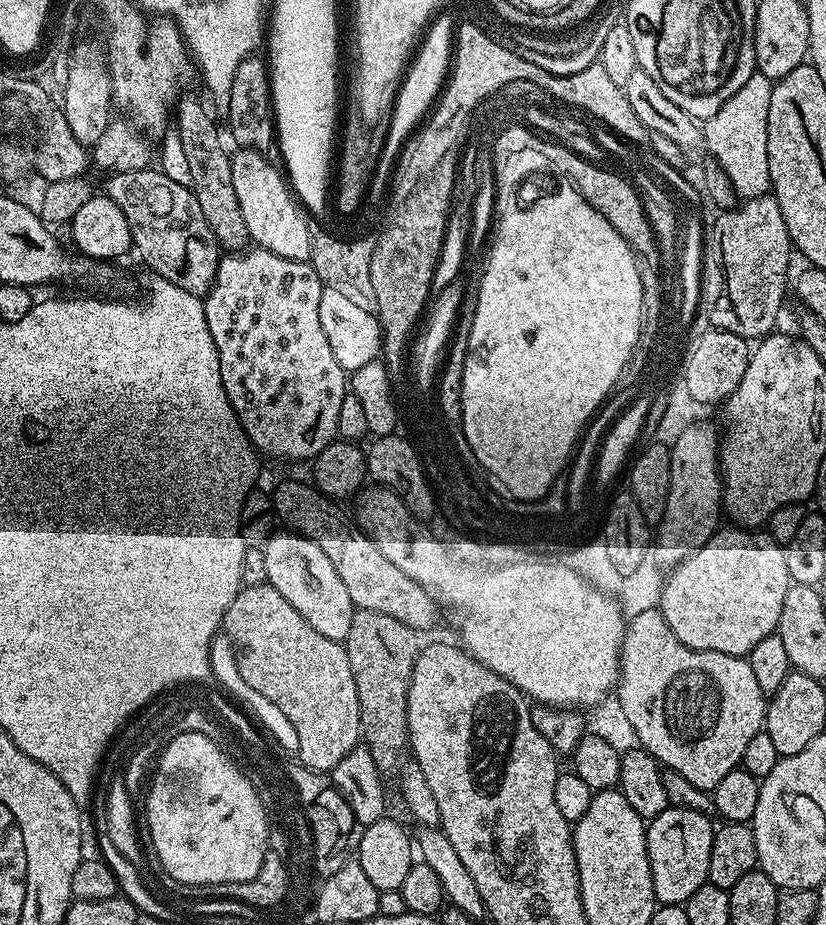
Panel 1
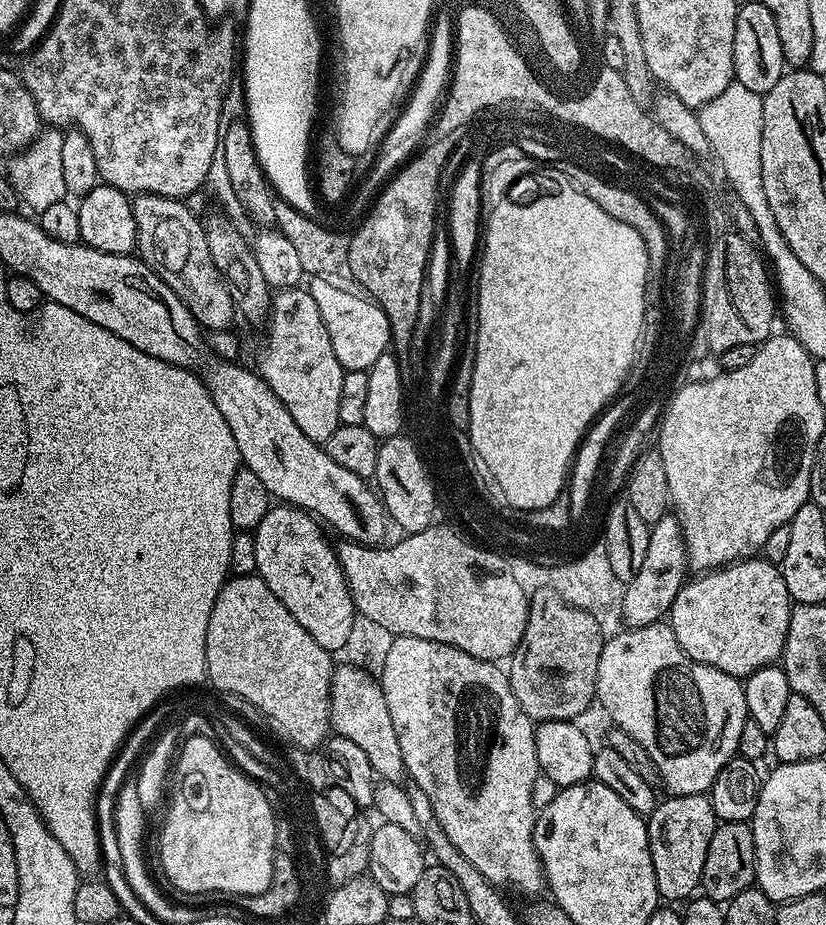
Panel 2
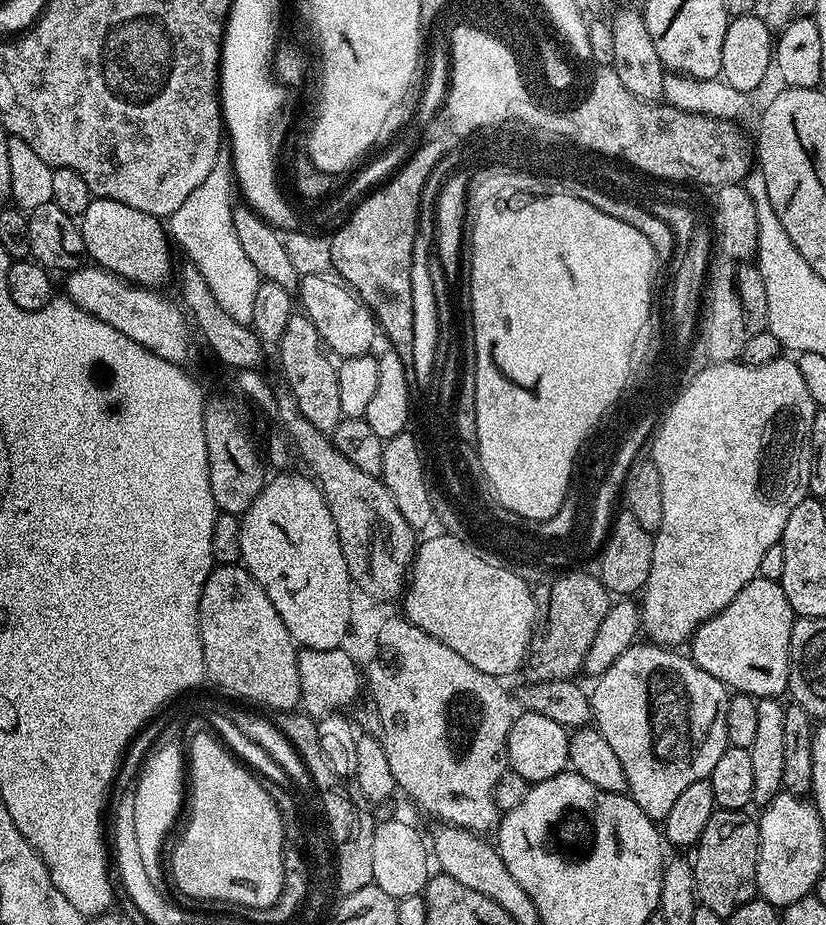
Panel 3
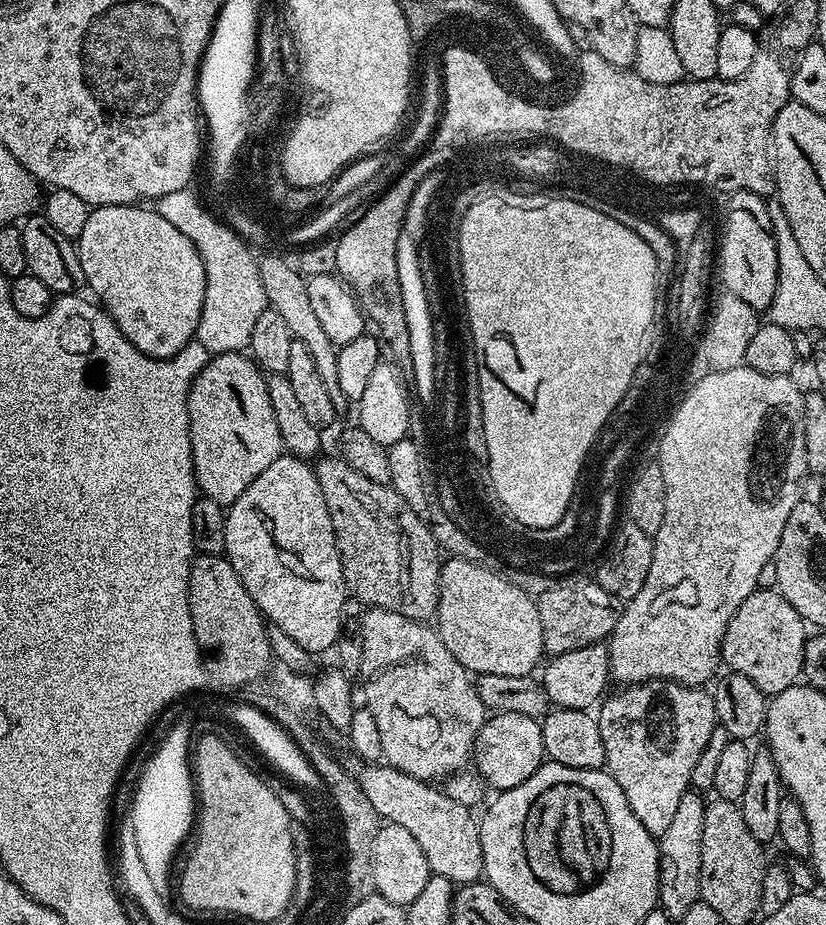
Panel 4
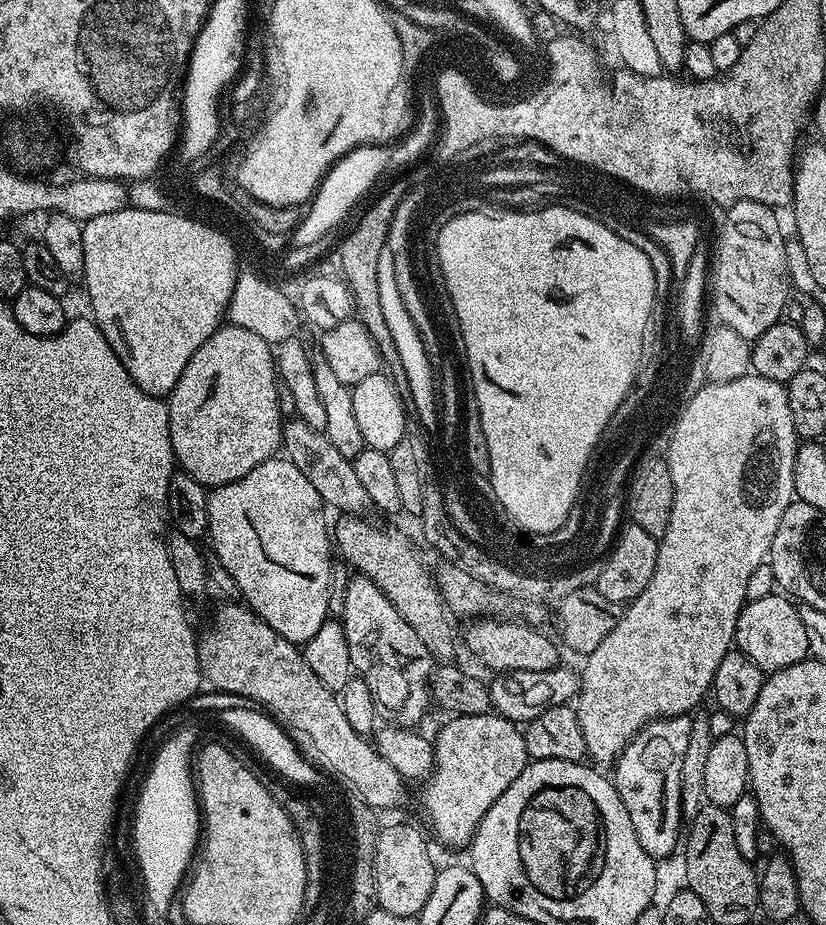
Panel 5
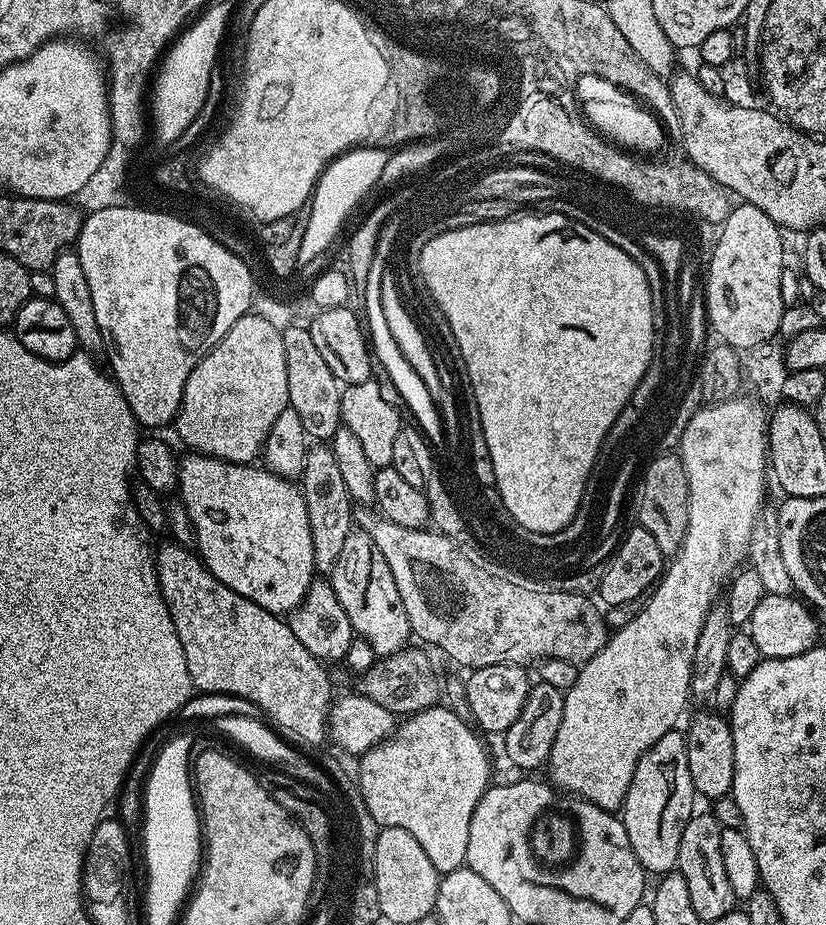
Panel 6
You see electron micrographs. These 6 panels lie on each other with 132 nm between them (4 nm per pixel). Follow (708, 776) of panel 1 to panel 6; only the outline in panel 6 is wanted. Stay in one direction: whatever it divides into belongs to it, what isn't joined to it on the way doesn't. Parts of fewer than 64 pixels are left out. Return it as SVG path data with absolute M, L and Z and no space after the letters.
M673 730L662 734L638 762L634 778L630 778L630 790L626 790L622 819L626 826L626 838L634 850L634 858L644 867L645 873L663 874L673 871L678 862L678 846L682 842L682 830L694 814L694 793L690 782L690 766L686 766L685 733Z

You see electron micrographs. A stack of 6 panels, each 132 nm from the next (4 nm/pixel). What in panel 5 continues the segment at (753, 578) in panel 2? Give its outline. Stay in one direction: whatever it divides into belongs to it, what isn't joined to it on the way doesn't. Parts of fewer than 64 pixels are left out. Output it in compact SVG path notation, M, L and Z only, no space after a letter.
M784 594L747 601L738 614L734 644L746 654L746 658L750 658L750 662L754 662L754 666L758 666L766 674L777 672L786 666L794 666L810 656L806 626L802 626L802 618L798 618L797 605Z

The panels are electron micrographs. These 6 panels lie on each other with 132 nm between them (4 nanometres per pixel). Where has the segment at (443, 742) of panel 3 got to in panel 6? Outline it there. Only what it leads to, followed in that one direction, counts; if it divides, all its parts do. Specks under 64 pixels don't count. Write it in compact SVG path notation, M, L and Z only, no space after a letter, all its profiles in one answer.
M354 530L342 542L330 583L334 594L338 594L338 602L342 602L342 610L346 610L346 618L350 618L353 633L370 642L377 657L392 655L409 643L412 627L406 618L406 606L402 606L398 586L394 586L394 574L390 574L390 566L386 566L386 558L374 546L370 534Z

